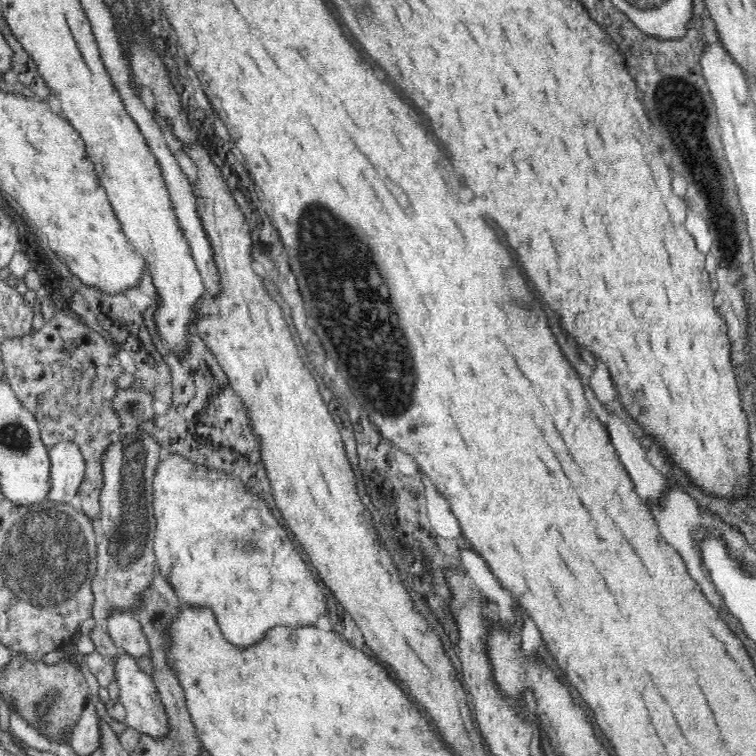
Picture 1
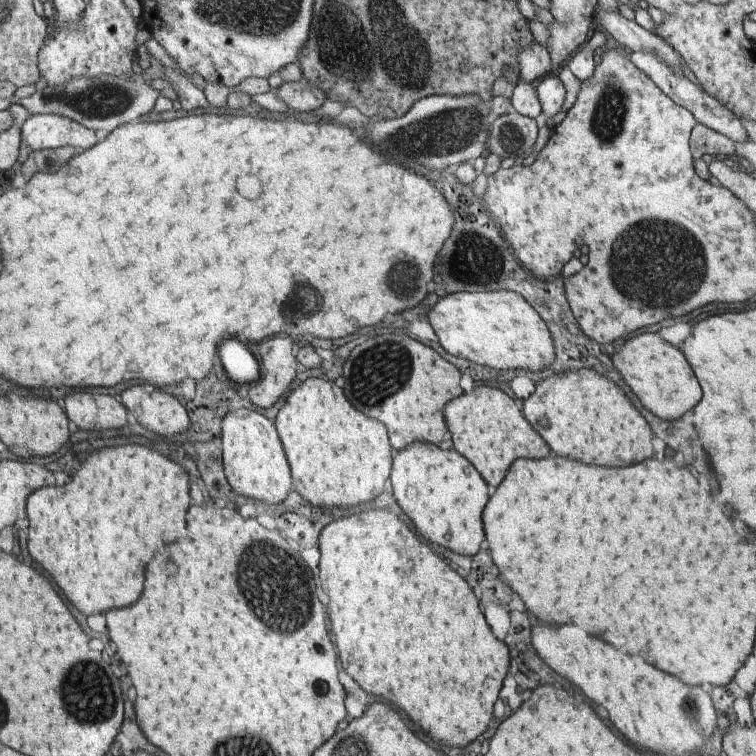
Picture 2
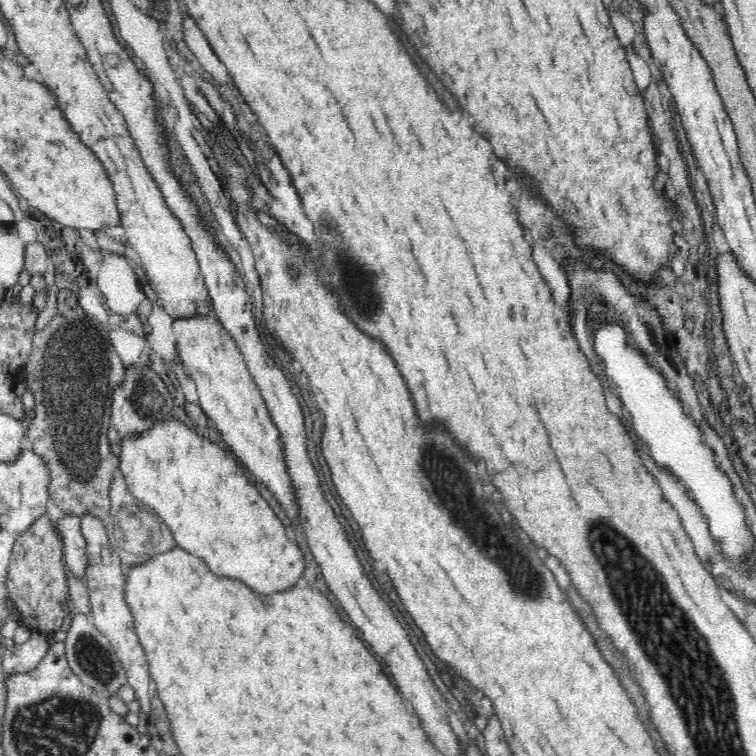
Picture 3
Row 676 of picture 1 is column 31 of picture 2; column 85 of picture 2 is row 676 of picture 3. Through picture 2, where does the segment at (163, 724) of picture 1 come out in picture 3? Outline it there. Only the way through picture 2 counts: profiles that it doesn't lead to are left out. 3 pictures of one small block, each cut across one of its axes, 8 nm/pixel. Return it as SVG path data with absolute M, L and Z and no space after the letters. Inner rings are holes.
M94 516L80 517L80 529L88 543L88 566L86 566L86 586L90 601L90 618L99 632L109 640L114 653L120 659L122 668L128 676L128 683L136 691L135 698L142 706L151 701L148 694L150 673L146 654L138 639L131 607L124 598L124 568L121 566L121 558L111 547L105 524Z

